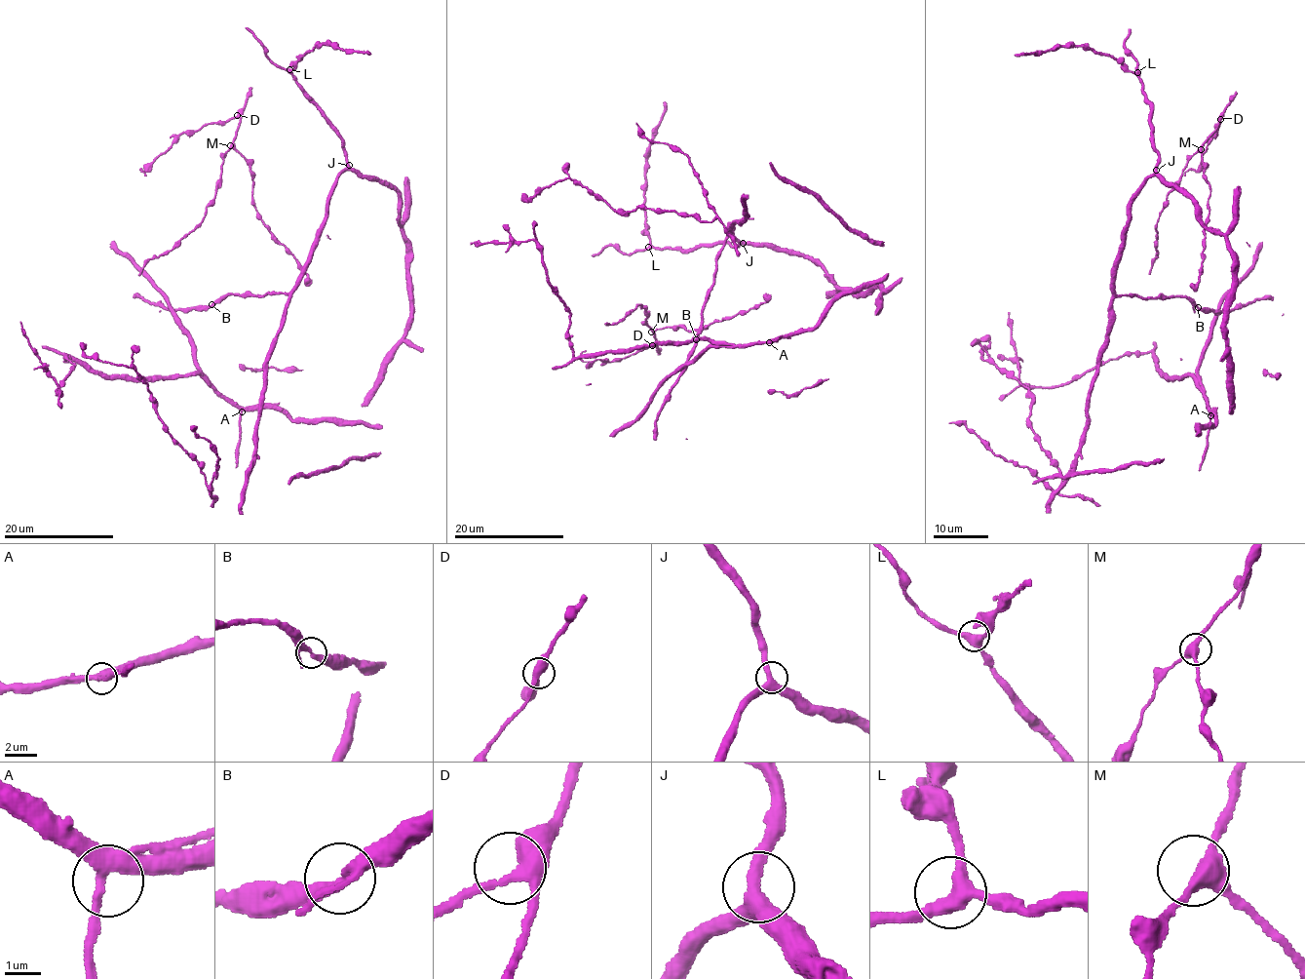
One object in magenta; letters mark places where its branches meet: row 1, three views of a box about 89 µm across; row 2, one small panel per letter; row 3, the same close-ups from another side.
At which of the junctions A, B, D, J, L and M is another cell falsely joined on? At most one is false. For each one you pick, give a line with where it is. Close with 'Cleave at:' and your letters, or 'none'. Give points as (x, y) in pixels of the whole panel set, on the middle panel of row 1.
Cleave at: none

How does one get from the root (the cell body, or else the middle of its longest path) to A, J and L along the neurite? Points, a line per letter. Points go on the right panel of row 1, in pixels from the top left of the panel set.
A: (1167, 297), (1190, 296), (1200, 309), (1223, 312), (1217, 316), (1199, 371), (1210, 415)
J: (1167, 297), (1119, 295), (1113, 287), (1129, 201), (1156, 170)
L: (1167, 297), (1119, 295), (1113, 287), (1129, 201), (1156, 170), (1158, 155), (1149, 120), (1150, 104), (1137, 72)

